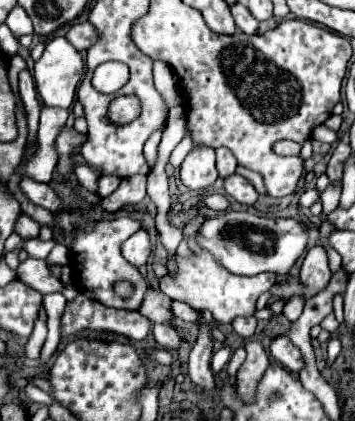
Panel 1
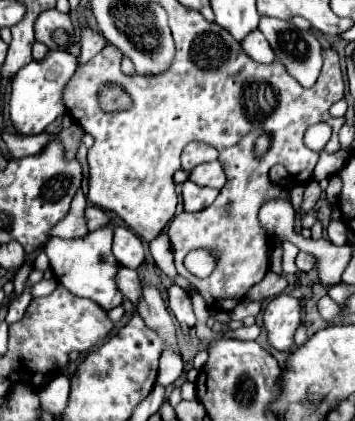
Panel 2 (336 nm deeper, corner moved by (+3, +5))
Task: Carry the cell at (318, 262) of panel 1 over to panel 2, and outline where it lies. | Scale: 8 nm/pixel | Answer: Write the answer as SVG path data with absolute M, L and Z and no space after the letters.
M277 295L267 303L263 323L271 347L275 347L277 351L293 347L293 335L301 325L301 313L303 313L301 301L291 295Z

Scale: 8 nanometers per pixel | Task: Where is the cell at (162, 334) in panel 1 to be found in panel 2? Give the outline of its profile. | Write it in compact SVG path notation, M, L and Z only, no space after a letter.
M123 267L123 269L119 271L117 285L119 285L119 291L137 307L139 301L141 301L141 295L143 295L143 289L141 289L141 281L139 281L137 271Z

